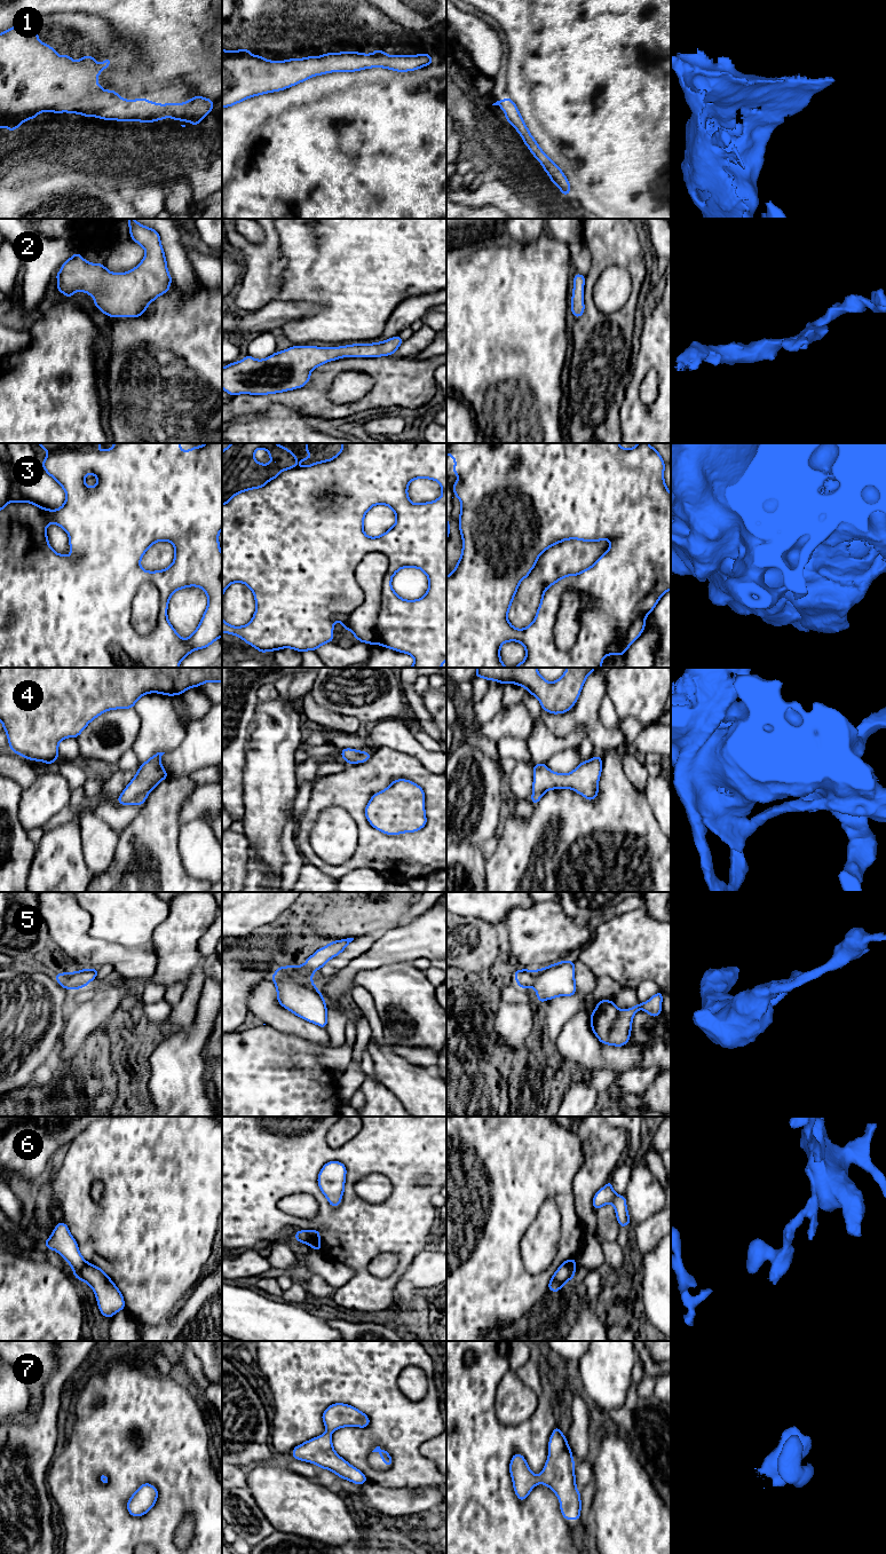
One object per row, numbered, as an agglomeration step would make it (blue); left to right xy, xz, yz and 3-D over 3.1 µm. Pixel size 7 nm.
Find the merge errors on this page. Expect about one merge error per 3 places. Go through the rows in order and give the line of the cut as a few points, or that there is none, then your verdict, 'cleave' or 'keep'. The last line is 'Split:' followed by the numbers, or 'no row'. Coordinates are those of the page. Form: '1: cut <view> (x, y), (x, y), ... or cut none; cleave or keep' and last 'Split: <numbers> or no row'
1: cut none; keep
2: cut none; keep
3: cut xz (374, 551), (381, 552), (388, 560), (381, 586), (377, 643); cleave
4: cut none; keep
5: cut none; keep
6: cut xy (87, 1262), (74, 1275); cleave
7: cut none; keep
Split: 3, 6

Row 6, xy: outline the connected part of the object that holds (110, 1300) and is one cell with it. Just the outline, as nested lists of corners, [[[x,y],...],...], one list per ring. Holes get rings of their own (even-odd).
[[[87,1262],[74,1277],[93,1288],[98,1309],[104,1317],[110,1319],[114,1314],[125,1309],[122,1294],[101,1268]]]

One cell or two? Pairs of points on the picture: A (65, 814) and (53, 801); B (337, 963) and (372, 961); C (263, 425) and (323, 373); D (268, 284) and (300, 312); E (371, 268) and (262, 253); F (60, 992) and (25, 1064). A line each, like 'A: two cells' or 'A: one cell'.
A: two cells
B: two cells
C: two cells
D: two cells
E: two cells
F: one cell

